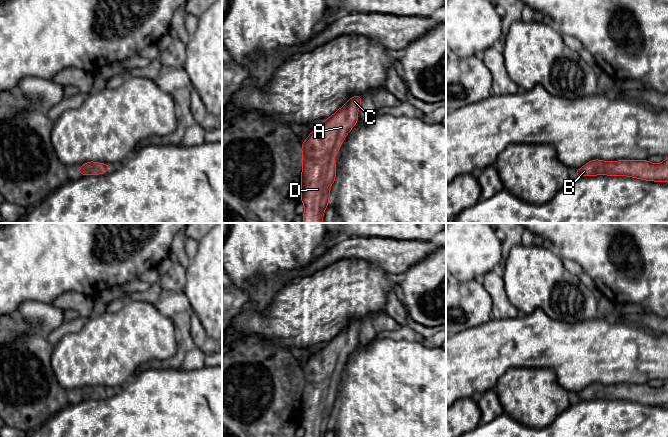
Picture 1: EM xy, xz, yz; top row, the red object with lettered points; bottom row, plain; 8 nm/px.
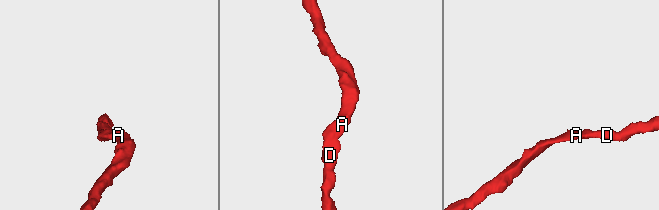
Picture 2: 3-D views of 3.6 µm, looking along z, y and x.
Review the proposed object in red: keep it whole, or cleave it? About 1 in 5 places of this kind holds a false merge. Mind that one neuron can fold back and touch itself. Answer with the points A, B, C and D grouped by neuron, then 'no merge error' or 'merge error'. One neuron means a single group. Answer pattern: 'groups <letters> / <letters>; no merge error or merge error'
groups A B C D; no merge error

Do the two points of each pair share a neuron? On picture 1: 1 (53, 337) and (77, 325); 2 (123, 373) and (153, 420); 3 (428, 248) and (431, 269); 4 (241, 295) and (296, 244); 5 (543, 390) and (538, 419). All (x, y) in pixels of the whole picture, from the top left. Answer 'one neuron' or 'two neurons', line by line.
1: one neuron
2: two neurons
3: two neurons
4: two neurons
5: one neuron

